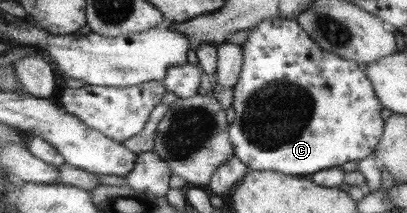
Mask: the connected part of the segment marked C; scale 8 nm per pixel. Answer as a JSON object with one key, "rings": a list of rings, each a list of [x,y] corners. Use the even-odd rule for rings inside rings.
{"rings":[[[287,18],[263,20],[257,26],[249,29],[248,39],[241,46],[244,50],[244,66],[240,72],[239,82],[233,87],[234,99],[232,108],[235,110],[235,119],[229,124],[228,135],[233,145],[234,156],[237,156],[243,164],[246,164],[248,169],[274,171],[290,176],[309,177],[316,172],[328,171],[333,166],[342,167],[349,160],[360,161],[361,158],[366,158],[373,150],[376,150],[377,144],[381,140],[381,134],[384,134],[383,116],[381,116],[383,105],[372,84],[372,80],[366,75],[364,66],[358,65],[356,61],[345,60],[344,57],[337,56],[336,53],[322,49],[308,35],[308,32],[305,32],[305,29],[301,28],[297,20]]]}

